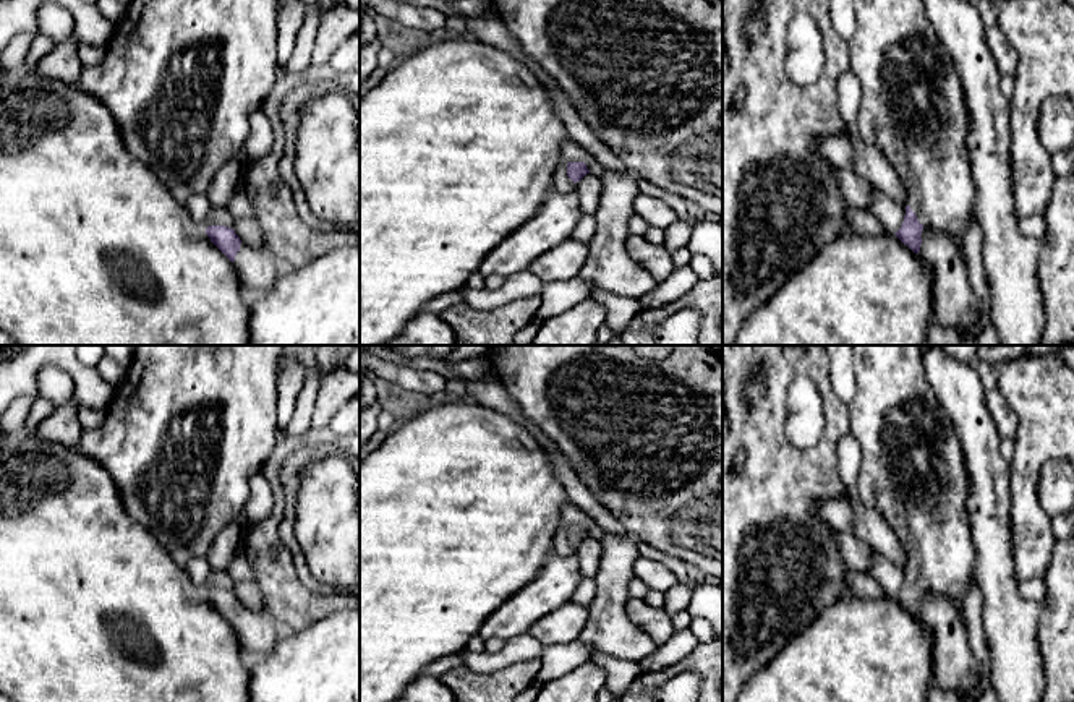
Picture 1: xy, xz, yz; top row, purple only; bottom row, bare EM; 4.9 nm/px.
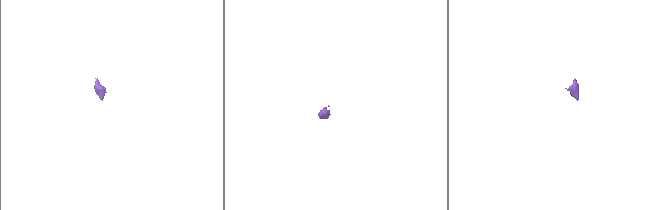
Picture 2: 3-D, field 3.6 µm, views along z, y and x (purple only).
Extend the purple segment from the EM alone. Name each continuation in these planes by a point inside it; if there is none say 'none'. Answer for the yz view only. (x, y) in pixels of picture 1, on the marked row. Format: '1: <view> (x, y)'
1: yz (912, 109)

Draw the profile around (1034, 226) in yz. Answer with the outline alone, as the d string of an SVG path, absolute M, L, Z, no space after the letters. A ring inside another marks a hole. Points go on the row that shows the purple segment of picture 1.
M1043 214L1022 217L1019 219L1019 230L1025 237L1043 242L1046 237L1046 220Z

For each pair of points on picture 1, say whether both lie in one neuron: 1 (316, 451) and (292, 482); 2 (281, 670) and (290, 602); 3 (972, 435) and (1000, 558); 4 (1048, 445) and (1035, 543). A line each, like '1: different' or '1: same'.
1: same
2: different
3: same
4: same

